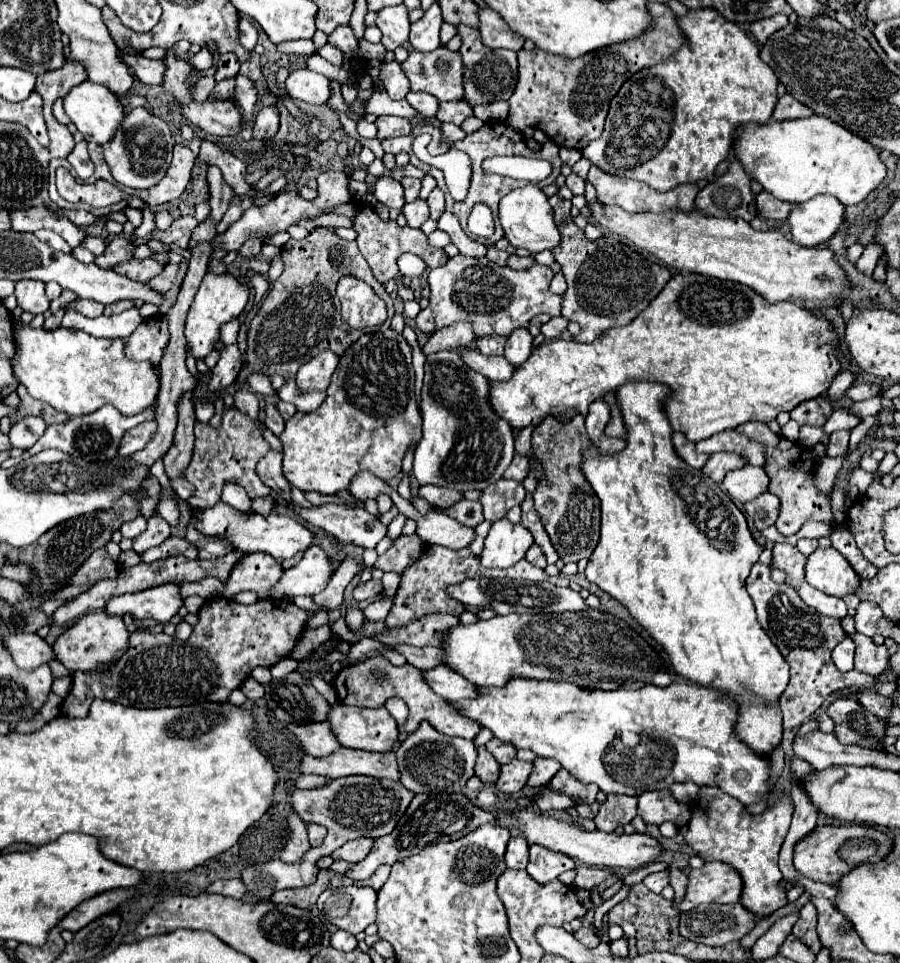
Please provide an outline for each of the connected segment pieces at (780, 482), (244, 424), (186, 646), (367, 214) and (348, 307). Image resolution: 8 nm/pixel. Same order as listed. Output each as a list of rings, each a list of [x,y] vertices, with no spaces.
[[[745,423],[737,427],[739,433],[751,437],[753,441],[759,441],[763,447],[767,447],[767,461],[765,461],[765,471],[771,479],[769,483],[769,491],[775,493],[781,499],[781,513],[779,519],[775,523],[777,531],[785,537],[797,533],[803,523],[807,521],[823,521],[833,525],[835,517],[831,511],[831,497],[823,495],[815,485],[813,485],[813,477],[815,477],[815,463],[817,463],[817,455],[815,451],[803,447],[797,441],[785,439],[783,435],[773,433],[767,423]]]
[[[225,409],[221,427],[213,429],[209,423],[195,423],[195,449],[189,469],[185,471],[185,479],[195,485],[195,495],[189,499],[191,507],[207,509],[215,505],[221,497],[221,489],[225,481],[233,481],[245,487],[249,497],[269,495],[271,489],[263,485],[259,475],[255,473],[257,463],[271,451],[269,443],[263,437],[263,431],[251,423],[249,417],[241,415],[237,409]]]
[[[209,599],[199,611],[199,623],[193,627],[189,641],[175,641],[165,633],[151,635],[145,631],[135,631],[131,633],[129,651],[109,671],[77,671],[73,675],[73,687],[61,705],[61,715],[67,719],[85,717],[95,697],[131,707],[181,707],[201,701],[225,703],[229,699],[229,693],[237,689],[257,665],[271,667],[291,653],[295,641],[305,629],[309,615],[311,613],[299,609],[293,601],[287,599],[259,599],[253,605],[239,605],[231,599]]]
[[[359,203],[357,205],[357,215],[353,217],[353,229],[357,231],[357,243],[361,243],[361,255],[367,259],[373,275],[377,281],[391,281],[397,277],[399,273],[399,267],[397,267],[397,259],[403,255],[403,253],[413,253],[417,257],[421,257],[429,269],[435,269],[435,267],[441,267],[449,261],[447,253],[443,249],[435,249],[427,243],[427,235],[421,231],[421,229],[411,229],[409,225],[405,227],[399,227],[397,221],[389,219],[389,221],[383,221],[379,217],[379,213],[365,205],[365,203]]]
[[[343,277],[337,283],[337,297],[341,299],[343,321],[353,329],[381,325],[387,319],[387,307],[371,287],[359,279]]]

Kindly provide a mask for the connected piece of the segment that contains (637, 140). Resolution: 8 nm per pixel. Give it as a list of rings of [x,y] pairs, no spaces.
[[[691,9],[685,17],[679,17],[679,27],[681,27],[683,33],[687,33],[689,45],[681,47],[667,63],[659,63],[655,67],[641,69],[631,79],[627,79],[623,83],[623,87],[619,89],[619,93],[611,101],[611,109],[609,109],[609,115],[607,115],[607,121],[605,121],[603,135],[599,139],[591,141],[583,149],[583,157],[587,157],[601,171],[613,173],[613,175],[619,175],[619,177],[627,177],[627,179],[635,179],[635,181],[643,181],[655,191],[671,191],[671,189],[675,189],[679,185],[685,185],[685,183],[697,183],[697,181],[707,181],[709,183],[709,181],[713,181],[717,165],[721,161],[725,161],[733,151],[733,139],[735,139],[737,127],[743,127],[745,123],[761,123],[761,125],[769,123],[771,115],[775,111],[775,105],[777,105],[777,77],[775,77],[775,71],[767,63],[761,61],[757,45],[747,37],[747,33],[741,27],[737,27],[735,23],[731,23],[725,17],[721,17],[719,13],[715,13],[715,9]]]

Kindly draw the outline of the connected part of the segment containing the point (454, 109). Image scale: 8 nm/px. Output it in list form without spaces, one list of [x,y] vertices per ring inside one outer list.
[[[449,101],[449,103],[441,103],[439,105],[437,119],[439,121],[451,121],[455,125],[461,125],[471,115],[473,115],[473,107],[467,105],[465,101]]]

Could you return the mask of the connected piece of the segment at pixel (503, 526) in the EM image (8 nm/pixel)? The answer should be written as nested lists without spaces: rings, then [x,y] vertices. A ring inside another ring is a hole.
[[[499,519],[491,525],[485,537],[479,561],[487,569],[511,567],[525,557],[531,543],[533,535],[523,525],[513,525],[507,519]]]

